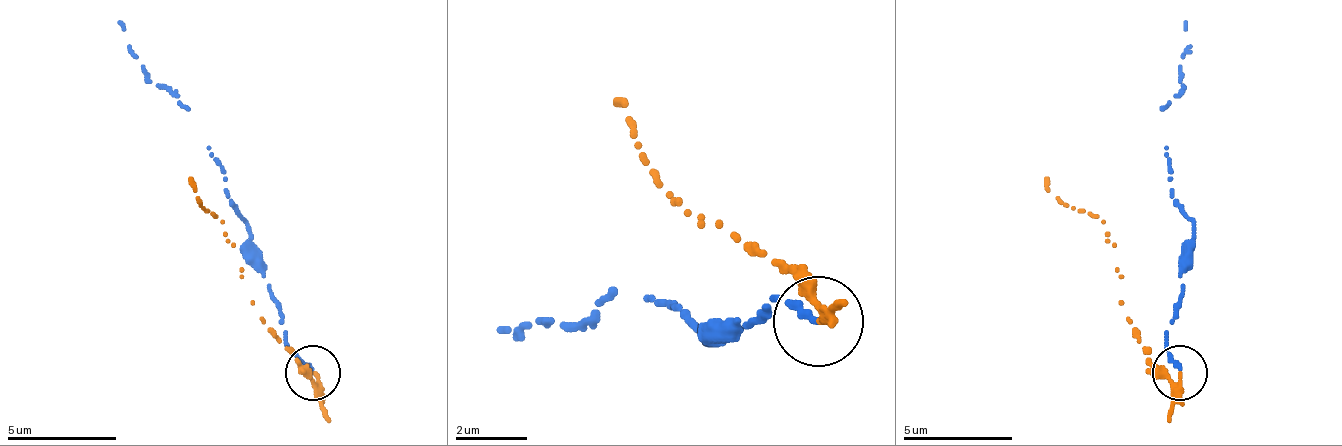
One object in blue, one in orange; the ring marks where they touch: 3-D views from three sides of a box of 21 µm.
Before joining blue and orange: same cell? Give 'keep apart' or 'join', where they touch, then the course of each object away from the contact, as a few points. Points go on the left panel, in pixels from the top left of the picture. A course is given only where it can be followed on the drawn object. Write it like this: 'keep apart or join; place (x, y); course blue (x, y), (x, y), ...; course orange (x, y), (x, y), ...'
keep apart; place (313, 372); course blue (311, 371), (284, 338), (245, 217), (229, 195), (191, 108), (158, 86), (119, 20); course orange (311, 371), (317, 382), (262, 322), (224, 223), (202, 206), (191, 179)

